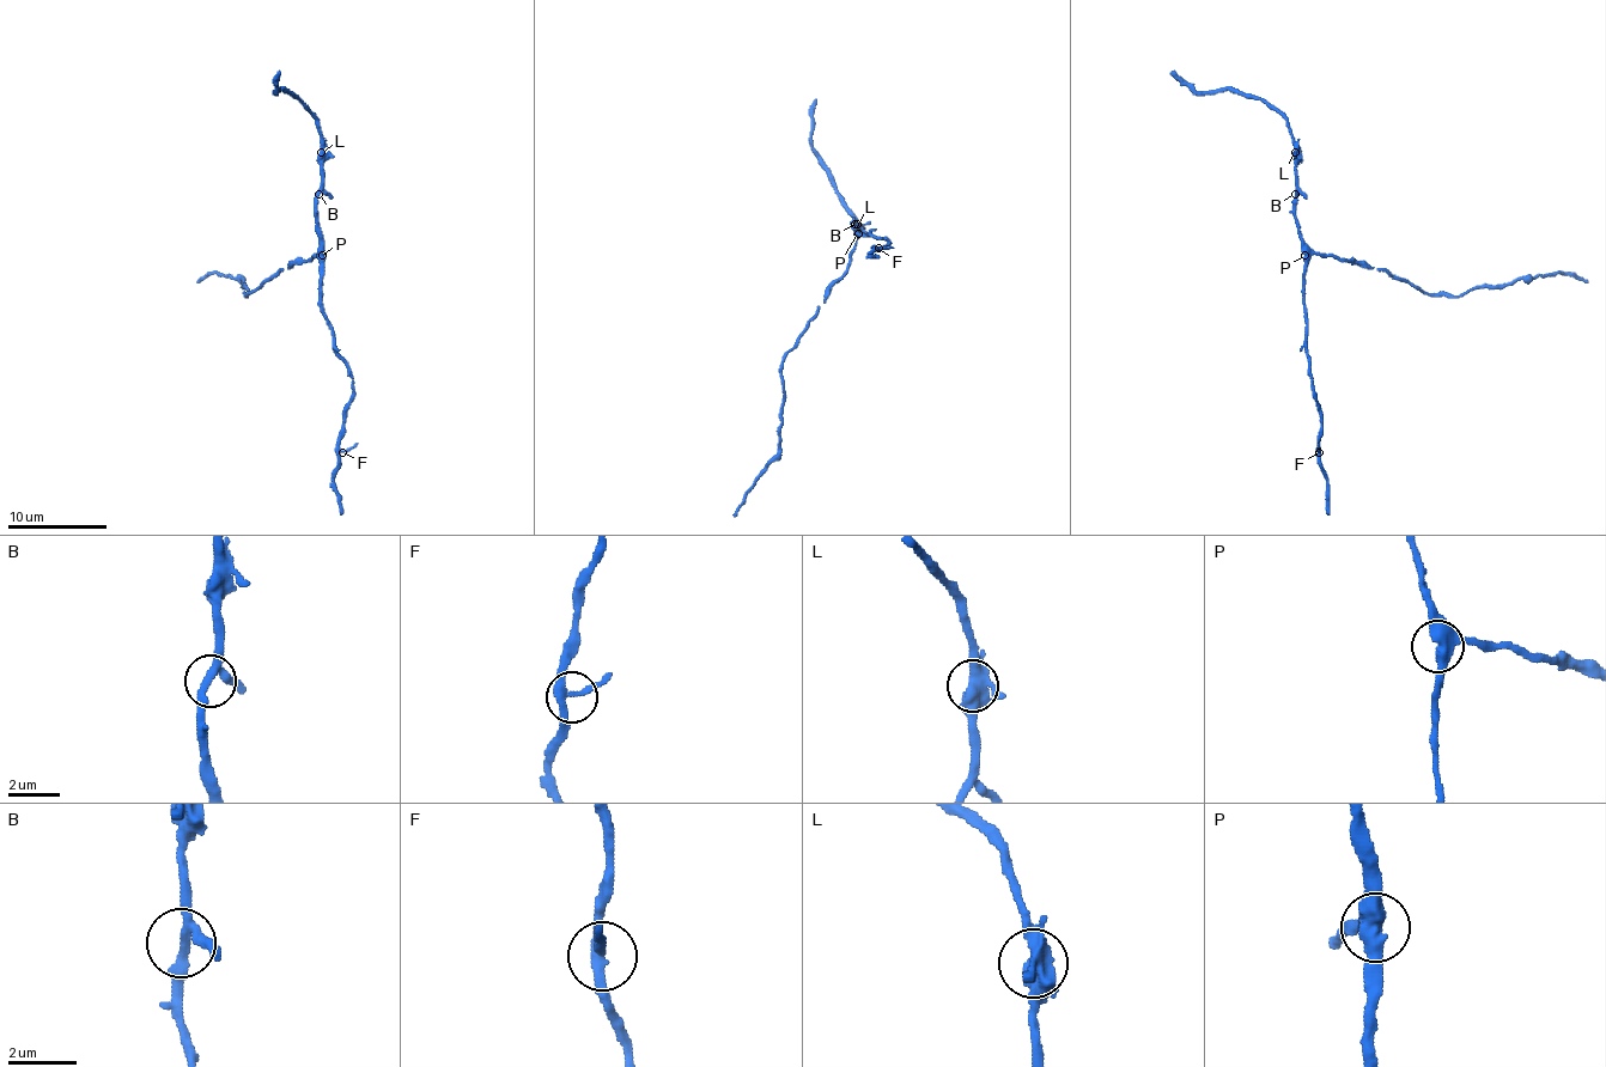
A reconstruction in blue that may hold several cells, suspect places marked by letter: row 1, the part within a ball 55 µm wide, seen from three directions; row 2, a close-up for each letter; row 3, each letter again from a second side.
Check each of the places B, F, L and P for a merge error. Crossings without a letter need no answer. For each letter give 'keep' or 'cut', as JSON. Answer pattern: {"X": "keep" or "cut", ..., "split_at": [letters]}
{"B": "keep", "F": "keep", "L": "keep", "P": "keep", "split_at": []}

